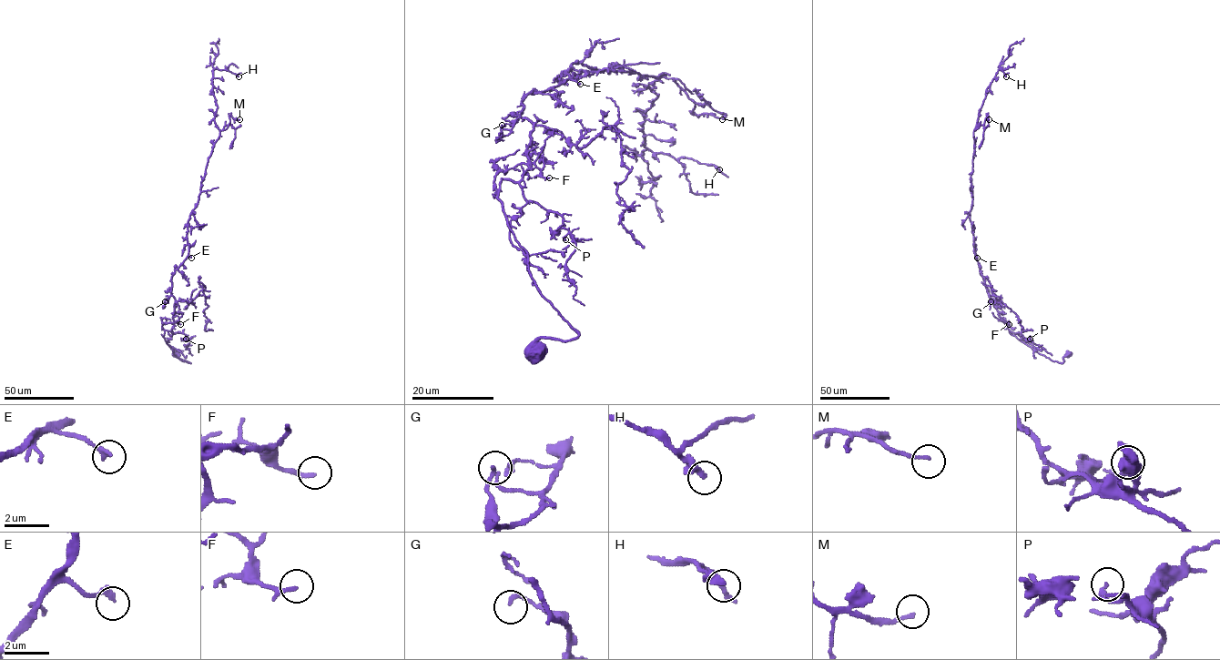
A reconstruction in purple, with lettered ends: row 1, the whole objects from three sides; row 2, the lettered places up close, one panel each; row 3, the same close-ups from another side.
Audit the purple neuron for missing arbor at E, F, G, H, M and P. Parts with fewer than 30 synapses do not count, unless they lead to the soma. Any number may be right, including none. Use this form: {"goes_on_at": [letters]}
{"goes_on_at": ["E", "F", "M"]}

